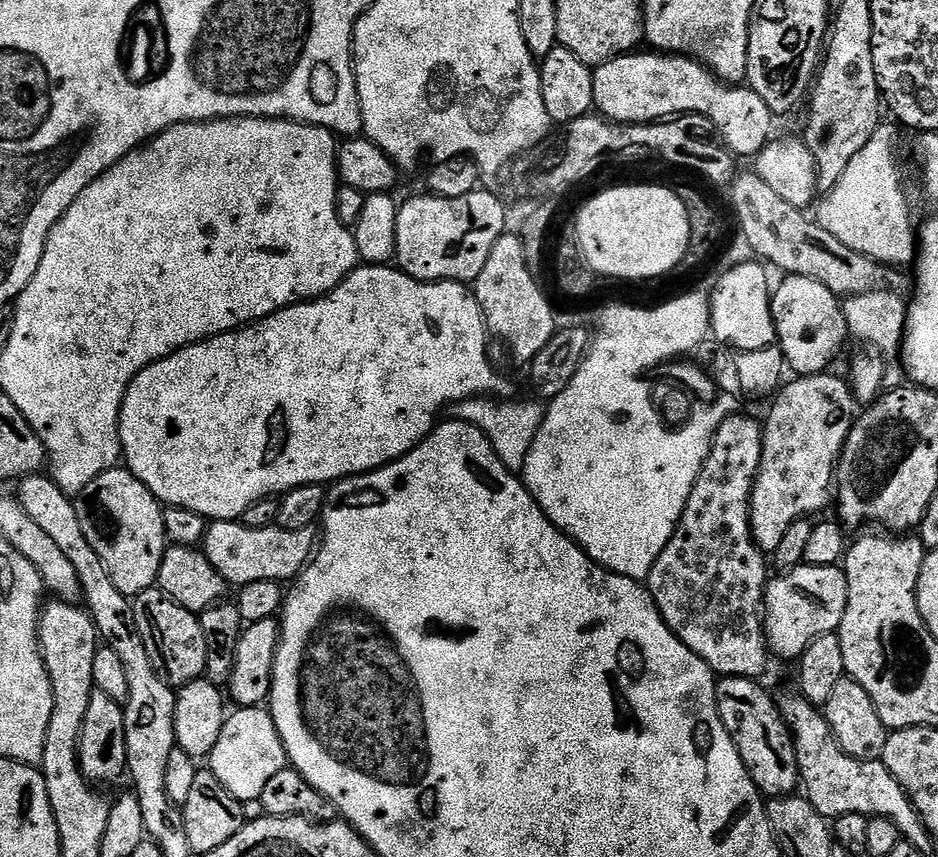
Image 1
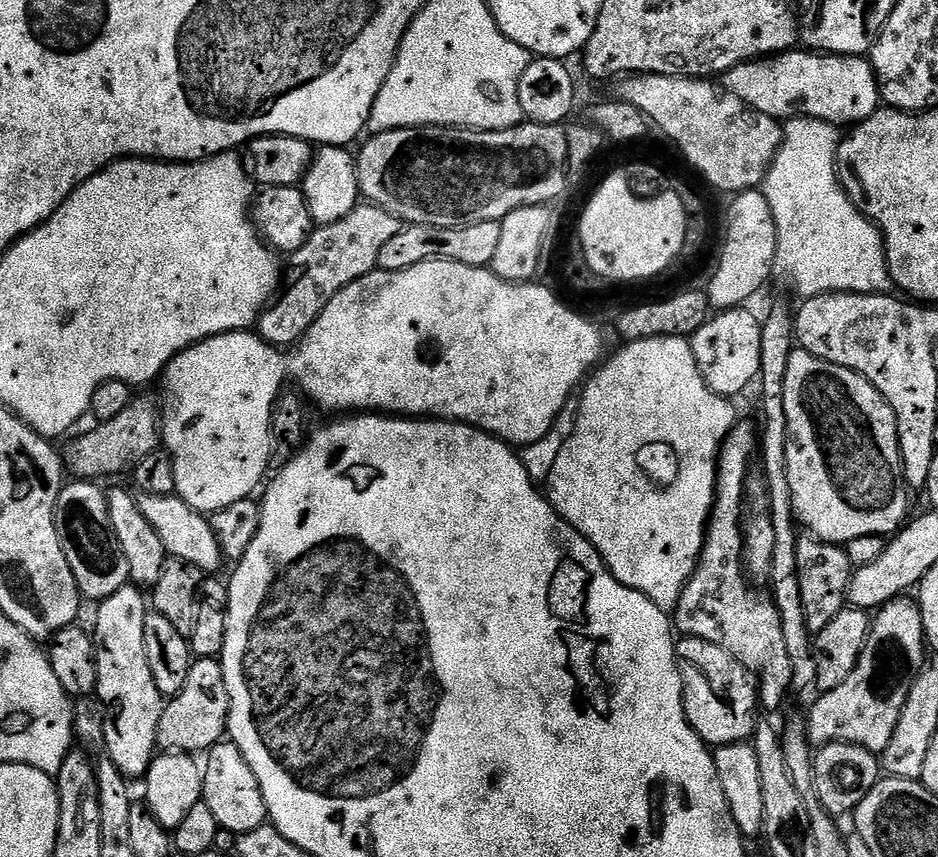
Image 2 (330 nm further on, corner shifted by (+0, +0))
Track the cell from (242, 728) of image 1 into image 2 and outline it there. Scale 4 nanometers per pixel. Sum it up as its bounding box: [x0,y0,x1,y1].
[202,742,268,833]

